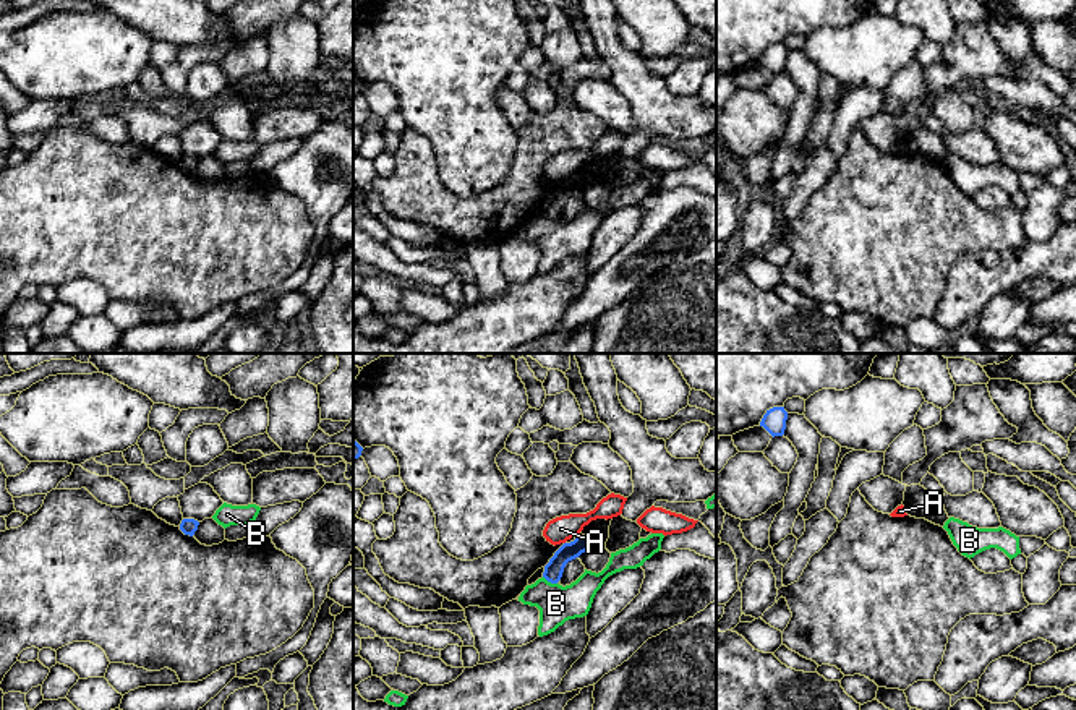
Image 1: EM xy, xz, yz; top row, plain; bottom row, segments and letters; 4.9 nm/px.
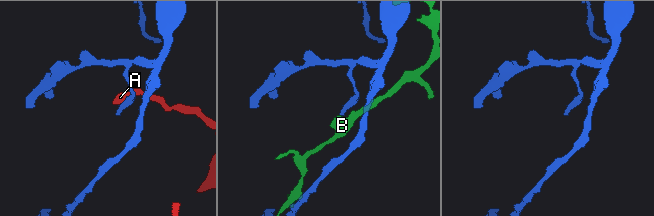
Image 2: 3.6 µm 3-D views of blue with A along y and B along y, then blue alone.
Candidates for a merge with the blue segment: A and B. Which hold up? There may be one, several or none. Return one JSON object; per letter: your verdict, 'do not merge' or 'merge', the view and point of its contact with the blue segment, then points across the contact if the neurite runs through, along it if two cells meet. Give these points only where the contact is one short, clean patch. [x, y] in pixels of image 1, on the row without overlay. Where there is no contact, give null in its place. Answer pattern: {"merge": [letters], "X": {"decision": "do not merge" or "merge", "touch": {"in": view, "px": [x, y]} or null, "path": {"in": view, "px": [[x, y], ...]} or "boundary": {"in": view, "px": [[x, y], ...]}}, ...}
{"merge": [], "A": {"decision": "do not merge", "touch": null}, "B": {"decision": "do not merge", "touch": {"in": "xz", "px": [550, 218]}, "boundary": {"in": "xz", "px": [[543, 213], [556, 221]]}}}

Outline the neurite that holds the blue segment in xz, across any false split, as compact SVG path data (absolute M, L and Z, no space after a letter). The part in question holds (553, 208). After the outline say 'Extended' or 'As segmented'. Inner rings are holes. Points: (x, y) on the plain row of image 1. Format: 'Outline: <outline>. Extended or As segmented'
Outline: M582 170L575 173L574 178L564 180L549 199L544 203L543 214L551 219L557 220L562 214L564 204L569 198L579 195L582 190L595 183L595 178Z. As segmented

